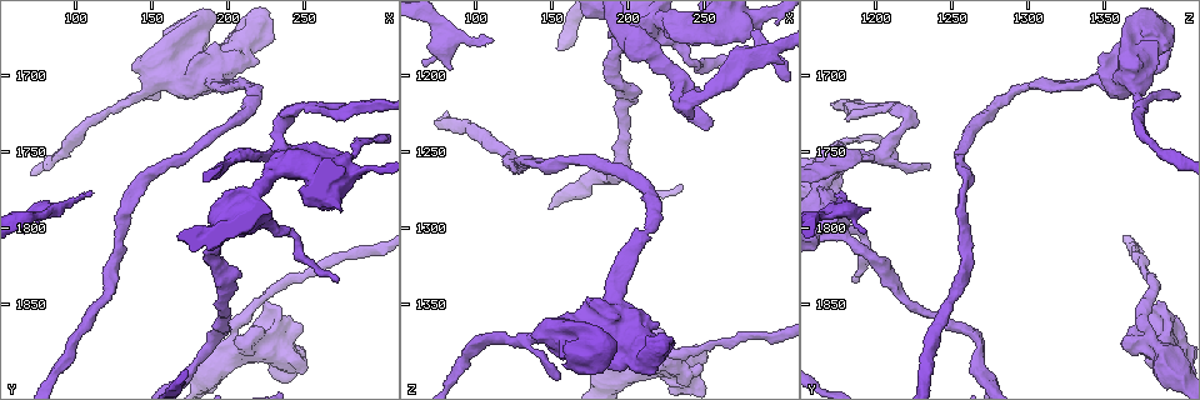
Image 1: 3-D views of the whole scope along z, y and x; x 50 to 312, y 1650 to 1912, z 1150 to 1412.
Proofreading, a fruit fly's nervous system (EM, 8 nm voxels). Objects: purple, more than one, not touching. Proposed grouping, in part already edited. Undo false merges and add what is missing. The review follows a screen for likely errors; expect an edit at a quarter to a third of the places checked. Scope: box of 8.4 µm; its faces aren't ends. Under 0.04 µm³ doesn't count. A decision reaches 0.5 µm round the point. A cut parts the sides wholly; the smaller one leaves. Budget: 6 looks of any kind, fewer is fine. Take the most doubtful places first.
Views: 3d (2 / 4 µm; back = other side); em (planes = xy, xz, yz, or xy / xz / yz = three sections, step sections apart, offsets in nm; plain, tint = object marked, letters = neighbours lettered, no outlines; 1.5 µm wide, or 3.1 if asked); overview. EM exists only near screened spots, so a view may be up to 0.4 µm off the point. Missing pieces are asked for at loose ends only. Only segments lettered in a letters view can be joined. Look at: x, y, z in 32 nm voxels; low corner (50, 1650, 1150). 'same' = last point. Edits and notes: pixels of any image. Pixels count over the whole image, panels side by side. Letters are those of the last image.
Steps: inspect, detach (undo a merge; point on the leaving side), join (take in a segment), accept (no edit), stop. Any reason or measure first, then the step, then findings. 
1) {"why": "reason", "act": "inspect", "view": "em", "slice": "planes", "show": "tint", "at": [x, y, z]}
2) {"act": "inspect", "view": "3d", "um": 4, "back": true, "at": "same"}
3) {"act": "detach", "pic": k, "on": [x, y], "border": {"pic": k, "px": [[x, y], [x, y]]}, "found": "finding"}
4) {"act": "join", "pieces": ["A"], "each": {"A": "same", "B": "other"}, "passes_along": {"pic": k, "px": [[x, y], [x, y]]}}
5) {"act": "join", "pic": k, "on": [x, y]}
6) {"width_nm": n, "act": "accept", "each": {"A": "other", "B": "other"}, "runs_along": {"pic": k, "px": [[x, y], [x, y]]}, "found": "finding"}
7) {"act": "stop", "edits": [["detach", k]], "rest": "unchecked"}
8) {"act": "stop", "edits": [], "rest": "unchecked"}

{"why": "tapers out", "act": "inspect", "view": "3d", "um": 4, "at": [110, 1778, 1178]}

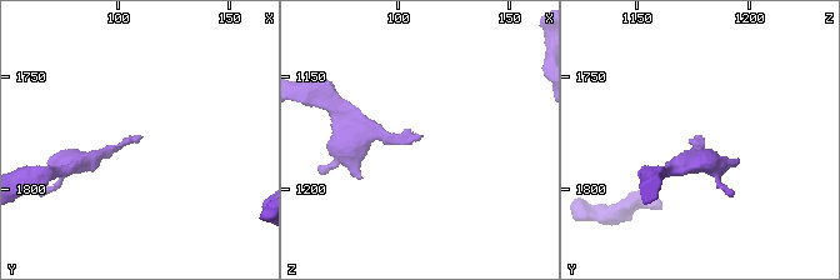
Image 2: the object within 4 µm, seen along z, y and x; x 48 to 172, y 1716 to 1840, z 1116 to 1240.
{"why": "need the tissue", "act": "inspect", "view": "em", "slice": "planes", "show": "letters", "at": [111, 1777, 1176]}

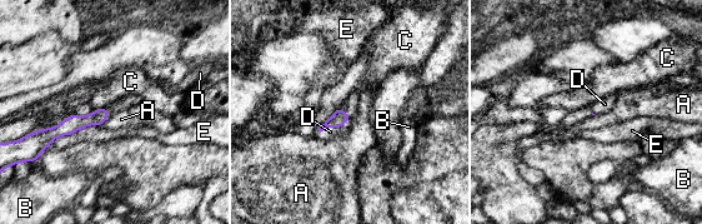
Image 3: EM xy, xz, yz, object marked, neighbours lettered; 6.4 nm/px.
{"act": "join", "pieces": ["D"], "each": {"A": "other", "B": "other", "C": "other", "D": "same", "E": "other"}, "passes_along": {"pic": 3, "px": [[339, 118], [336, 127], [330, 132]]}, "found": "it goes on there"}

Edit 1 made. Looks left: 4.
{"act": "inspect", "view": "overview"}

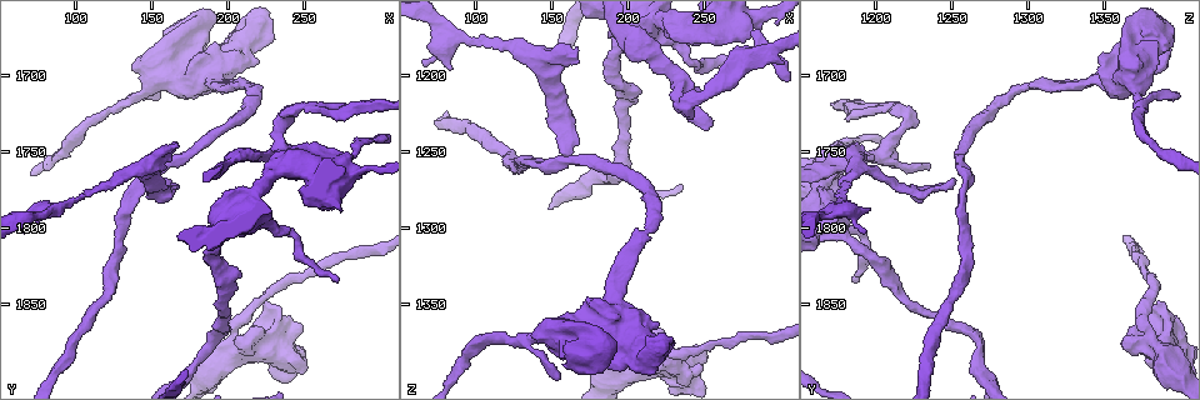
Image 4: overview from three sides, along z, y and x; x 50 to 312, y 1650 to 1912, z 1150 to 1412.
{"why": "free end", "act": "inspect", "view": "em", "slice": "yz", "step": 8, "show": "letters", "at": [268, 1748, 1178]}

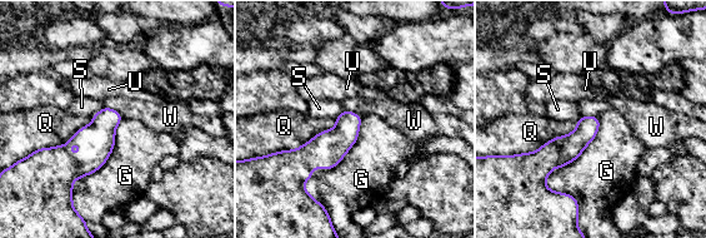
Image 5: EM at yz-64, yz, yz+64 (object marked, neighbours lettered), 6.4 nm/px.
{"longest_contact_nm": ["G", 550], "act": "accept", "each": {"G": "other", "Q": "other", "S": "other", "U": "other", "W": "other"}, "border": {"pic": 5, "px": [[123, 118], [108, 159], [71, 186]]}, "found": "none of them fits"}

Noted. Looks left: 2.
{"why": "long arm stops here", "act": "inspect", "view": "3d", "um": 4, "at": [274, 1836, 1186]}

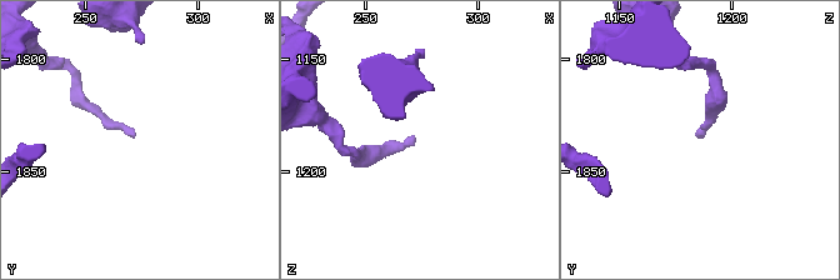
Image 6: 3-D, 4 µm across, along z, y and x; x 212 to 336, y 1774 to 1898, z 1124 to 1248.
{"act": "inspect", "view": "em", "slice": "planes", "show": "letters", "at": [274, 1834, 1186]}

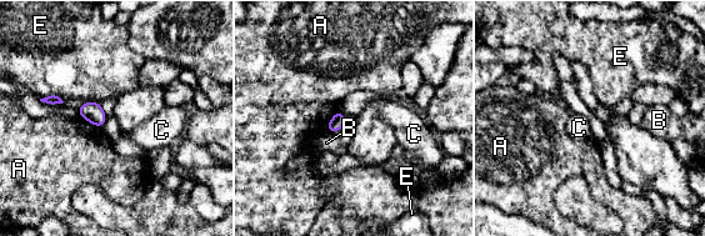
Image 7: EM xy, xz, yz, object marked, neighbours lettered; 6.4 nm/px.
{"width_nm": 90, "act": "accept", "each": {"A": "other", "B": "other", "C": "other", "E": "other"}, "border": {"pic": 7, "px": [[339, 110], [345, 115]]}, "found": "no lettered segment goes on from it"}

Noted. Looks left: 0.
{"act": "stop", "edits": [["join", 3]], "rest": "unchecked"}

